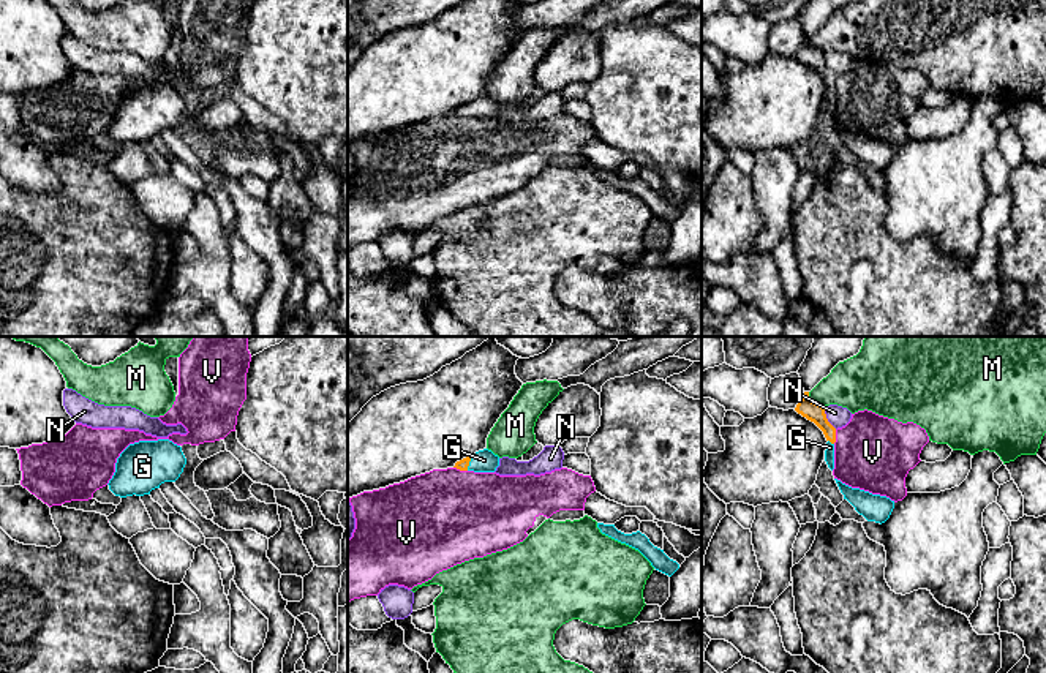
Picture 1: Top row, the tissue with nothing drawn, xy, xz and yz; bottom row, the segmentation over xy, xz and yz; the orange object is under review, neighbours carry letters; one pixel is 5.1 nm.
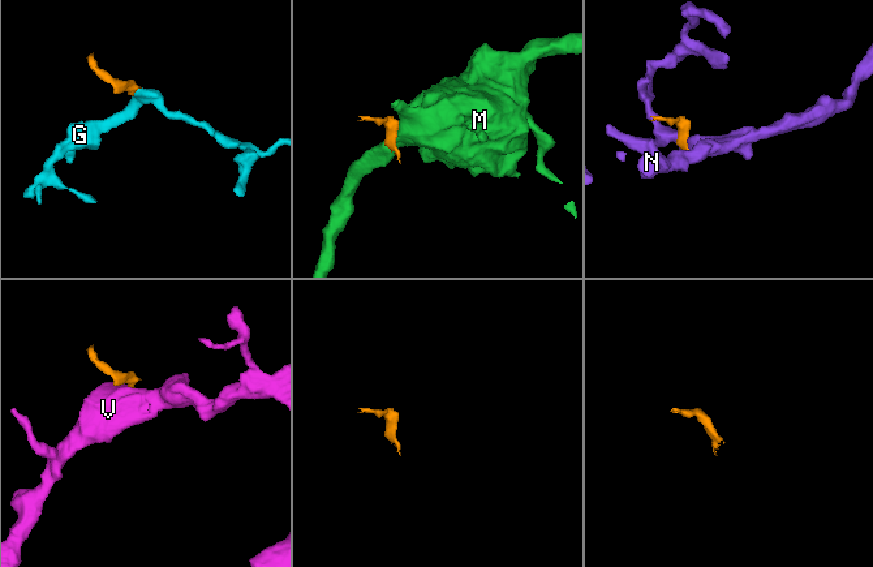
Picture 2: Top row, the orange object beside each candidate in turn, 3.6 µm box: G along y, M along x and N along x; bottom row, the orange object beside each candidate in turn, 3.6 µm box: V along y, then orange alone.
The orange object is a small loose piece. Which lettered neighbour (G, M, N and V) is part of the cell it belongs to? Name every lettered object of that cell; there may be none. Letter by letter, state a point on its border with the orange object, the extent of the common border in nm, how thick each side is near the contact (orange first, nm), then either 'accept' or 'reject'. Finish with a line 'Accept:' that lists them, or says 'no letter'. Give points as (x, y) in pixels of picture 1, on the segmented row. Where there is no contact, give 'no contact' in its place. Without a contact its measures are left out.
G: xz (468, 463) | 80 nm | 60/110 nm | accept
M: yz (814, 402) | 120 nm | 100/280 nm | reject
N: yz (825, 417) | 140 nm | 100/110 nm | reject
V: xz (460, 469) | 80 nm | 60/480 nm | reject
Accept: G

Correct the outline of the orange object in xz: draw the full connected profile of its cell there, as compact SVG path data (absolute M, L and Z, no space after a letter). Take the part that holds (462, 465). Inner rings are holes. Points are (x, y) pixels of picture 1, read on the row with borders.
M483 449L476 452L472 457L457 461L453 468L460 471L495 472L498 466L499 457L488 449Z

